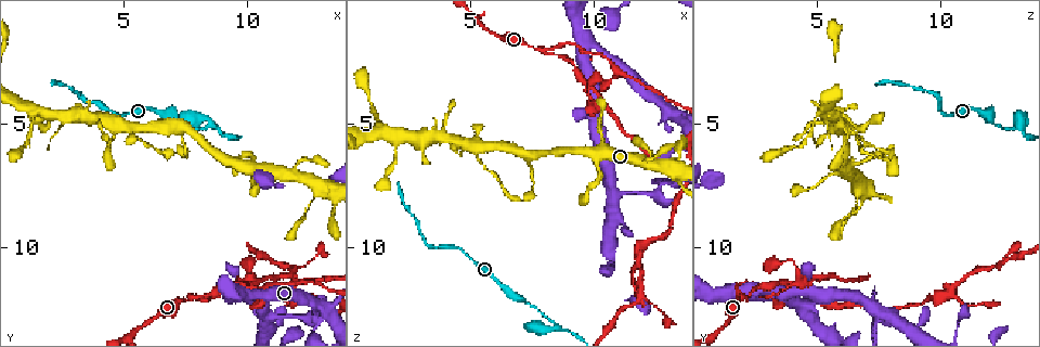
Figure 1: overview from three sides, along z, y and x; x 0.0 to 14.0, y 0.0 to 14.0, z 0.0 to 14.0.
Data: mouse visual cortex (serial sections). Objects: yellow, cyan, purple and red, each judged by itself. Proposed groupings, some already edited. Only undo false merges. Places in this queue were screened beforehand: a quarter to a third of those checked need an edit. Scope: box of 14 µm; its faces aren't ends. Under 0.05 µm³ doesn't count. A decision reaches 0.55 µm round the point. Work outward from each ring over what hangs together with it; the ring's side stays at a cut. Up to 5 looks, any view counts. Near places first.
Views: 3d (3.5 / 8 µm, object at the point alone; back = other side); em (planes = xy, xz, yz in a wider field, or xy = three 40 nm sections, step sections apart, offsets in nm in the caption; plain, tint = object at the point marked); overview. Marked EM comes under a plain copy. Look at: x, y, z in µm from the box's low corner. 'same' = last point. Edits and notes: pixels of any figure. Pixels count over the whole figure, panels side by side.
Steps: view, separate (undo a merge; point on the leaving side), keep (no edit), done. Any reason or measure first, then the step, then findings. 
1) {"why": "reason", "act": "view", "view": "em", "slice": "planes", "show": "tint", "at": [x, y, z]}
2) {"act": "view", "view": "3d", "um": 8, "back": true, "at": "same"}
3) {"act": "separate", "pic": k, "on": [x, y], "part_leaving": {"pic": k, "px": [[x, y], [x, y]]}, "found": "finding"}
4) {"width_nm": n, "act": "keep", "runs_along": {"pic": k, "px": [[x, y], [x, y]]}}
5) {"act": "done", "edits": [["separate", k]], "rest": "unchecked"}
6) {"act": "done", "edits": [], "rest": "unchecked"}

{"why": "arms part here", "act": "view", "view": "3d", "um": 3.5, "at": [7.9, 12.1, 2.0]}

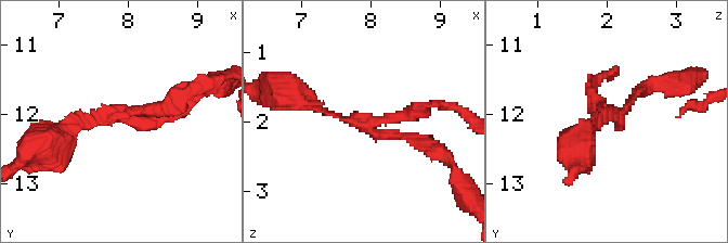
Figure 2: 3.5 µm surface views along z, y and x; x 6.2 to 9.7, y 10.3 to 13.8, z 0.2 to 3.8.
{"arms": 3, "arm_widths_nm": [150, 150, 200], "act": "view", "view": "em", "slice": "xy", "step": 5, "show": "tint", "at": [7.90, 12.00, 2.05]}

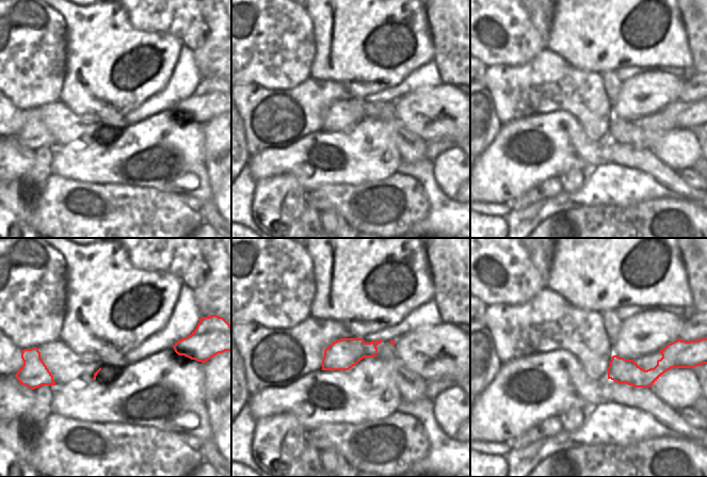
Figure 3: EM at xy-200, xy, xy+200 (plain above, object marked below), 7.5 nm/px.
{"act": "separate", "pic": 2, "on": [407, 112], "border": {"pic": 3, "px": [[364, 343], [364, 351], [367, 356]]}, "found": "a second cell is stuck on"}

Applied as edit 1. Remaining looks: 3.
{"why": "see it whole again", "act": "view", "view": "overview"}

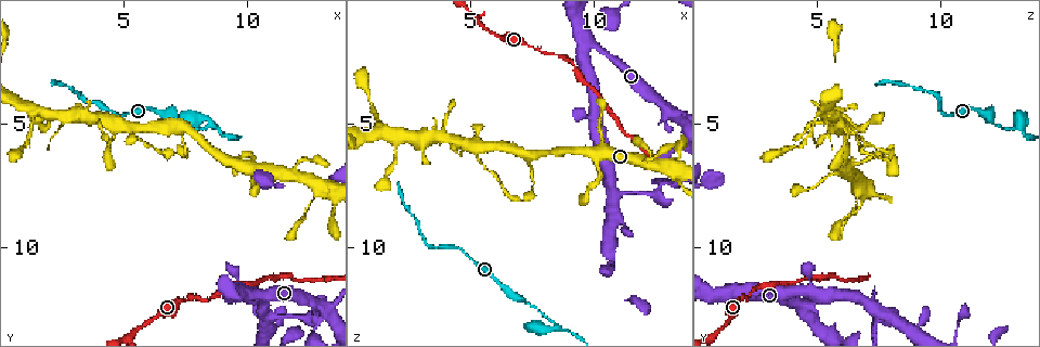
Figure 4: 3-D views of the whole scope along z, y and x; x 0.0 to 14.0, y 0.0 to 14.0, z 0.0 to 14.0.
{"why": "three arms meet", "act": "view", "view": "3d", "um": 3.5, "at": [12.5, 12.8, 7.9]}

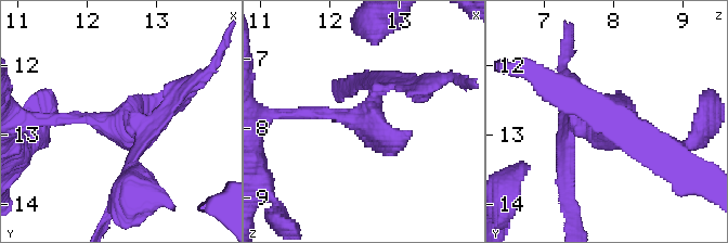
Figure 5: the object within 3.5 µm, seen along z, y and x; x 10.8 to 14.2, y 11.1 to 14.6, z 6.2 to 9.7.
{"why": "shape alone is not enough", "act": "view", "view": "em", "slice": "xy", "step": 2, "show": "tint", "at": [12.50, 12.85, 7.85]}

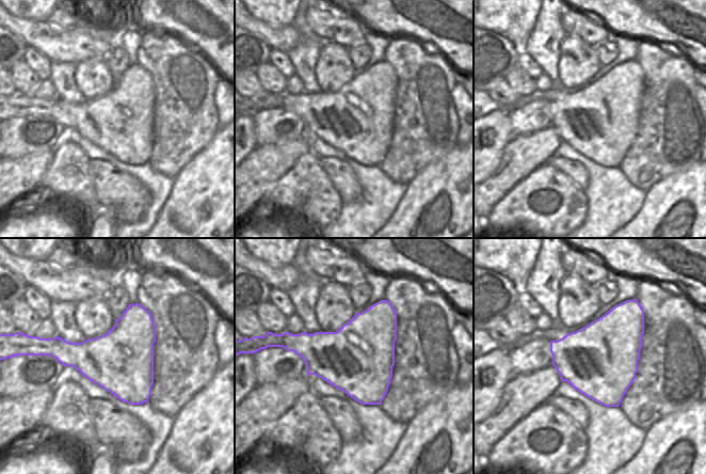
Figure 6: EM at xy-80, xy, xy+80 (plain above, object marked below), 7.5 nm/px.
{"act": "separate", "pic": 5, "on": [420, 98], "part_leaving": {"pic": 5, "px": [[390, 88], [464, 79]]}, "found": "a second cell is stuck on"}

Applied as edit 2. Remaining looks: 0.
{"act": "done", "edits": [["separate", 2], ["separate", 5]], "rest": "unchecked"}

